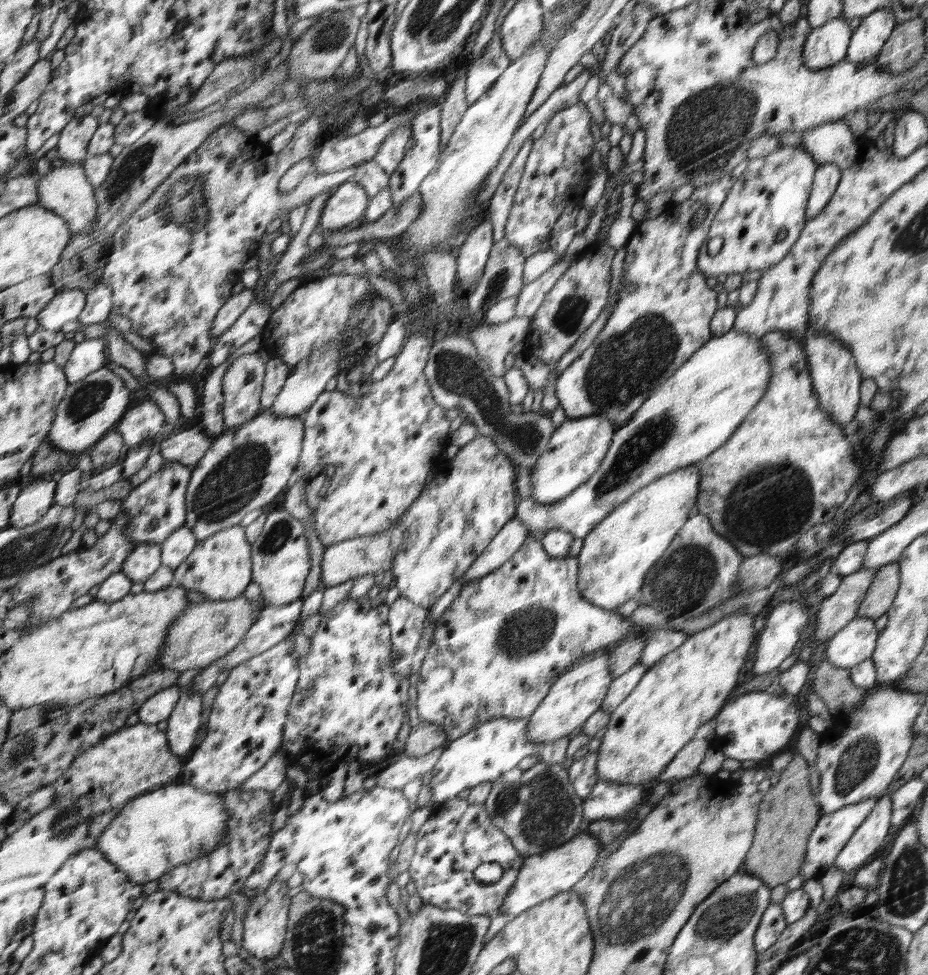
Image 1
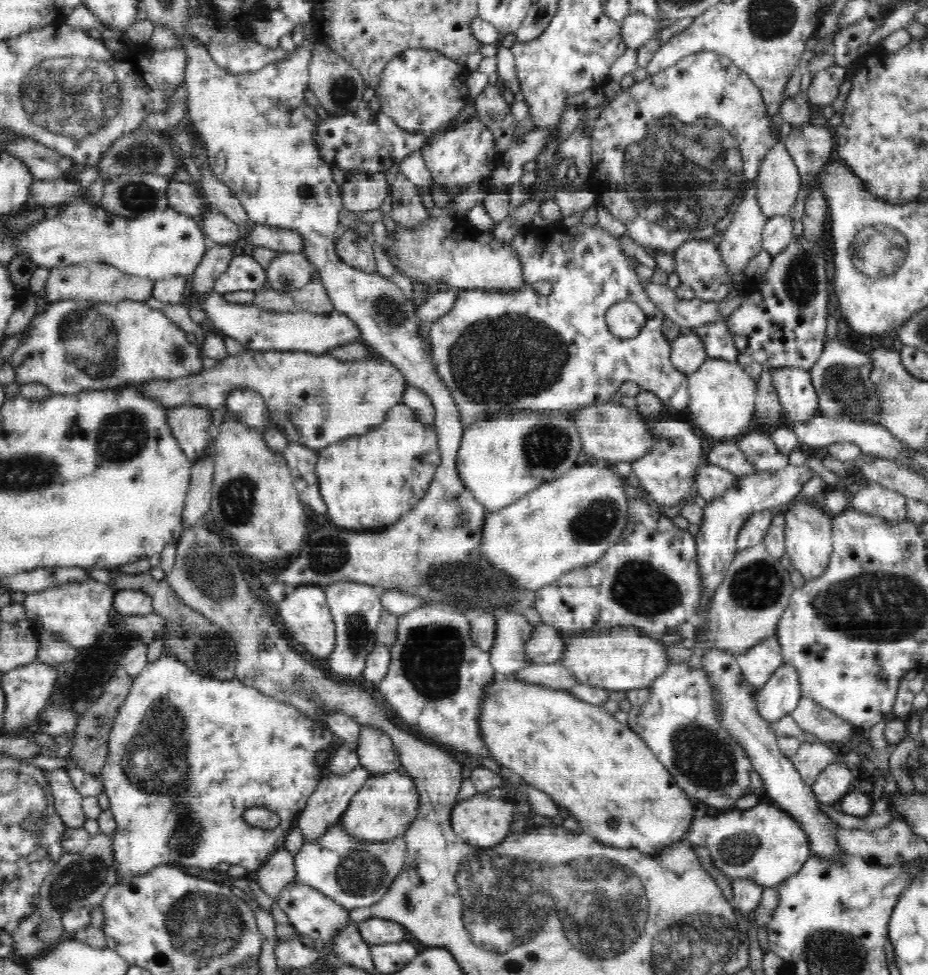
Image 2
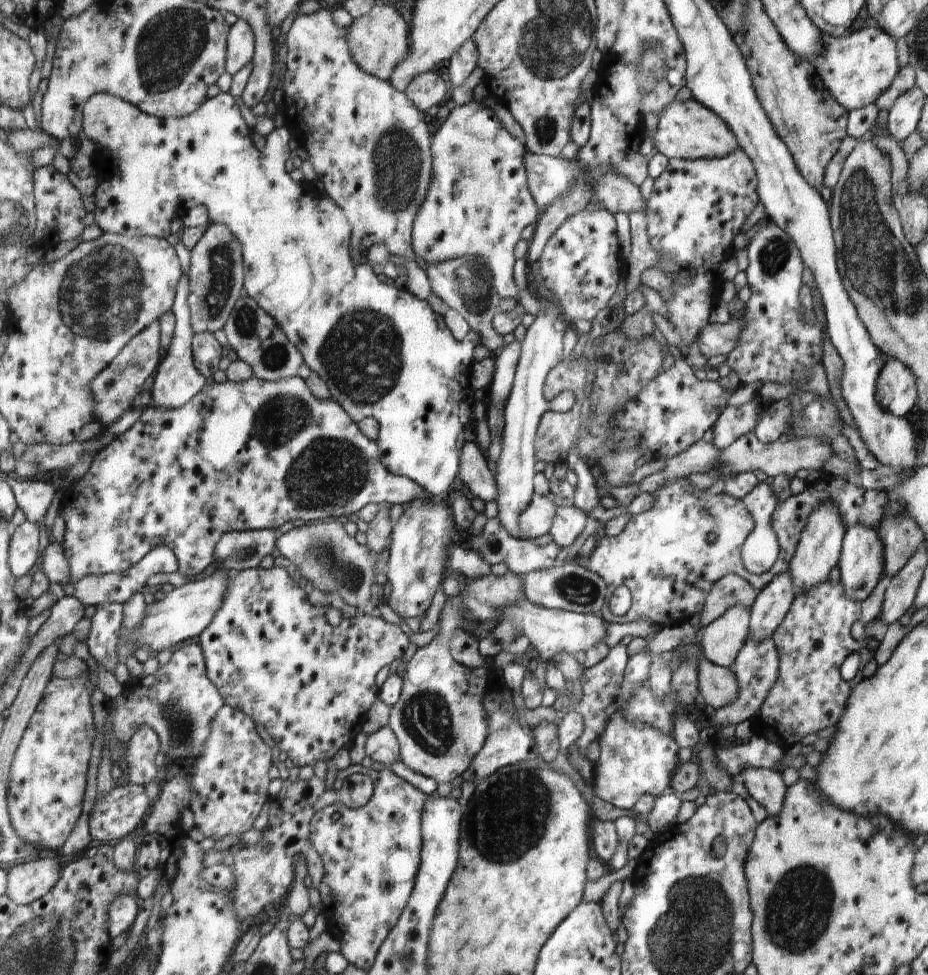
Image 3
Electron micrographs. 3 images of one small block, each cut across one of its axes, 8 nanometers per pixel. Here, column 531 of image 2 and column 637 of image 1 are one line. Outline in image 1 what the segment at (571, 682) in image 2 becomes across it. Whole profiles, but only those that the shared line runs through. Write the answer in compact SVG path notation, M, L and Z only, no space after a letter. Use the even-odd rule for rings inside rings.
M639 663L636 666L632 666L625 674L614 678L600 709L604 710L606 715L612 715L614 709L632 693L632 690L639 684L642 676L648 670L648 667Z

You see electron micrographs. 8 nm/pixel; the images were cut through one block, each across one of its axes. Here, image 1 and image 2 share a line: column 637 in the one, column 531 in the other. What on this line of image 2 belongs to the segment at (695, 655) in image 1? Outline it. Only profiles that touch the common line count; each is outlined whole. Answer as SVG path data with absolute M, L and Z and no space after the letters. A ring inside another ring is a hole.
M514 675L505 676L504 680L498 680L494 688L490 688L490 696L486 696L486 712L481 712L482 736L486 736L486 747L489 748L490 755L503 767L510 768L517 778L523 779L525 783L536 786L538 790L546 793L559 808L566 808L569 816L573 816L581 830L586 835L591 836L596 843L602 843L603 846L616 846L616 848L636 848L643 855L650 855L656 858L660 855L660 850L668 850L676 847L685 839L685 836L692 830L694 820L694 806L690 804L692 798L688 798L682 791L682 788L674 786L675 780L666 767L656 758L656 755L647 747L647 744L640 739L628 724L621 724L616 721L612 715L606 713L600 705L590 705L570 695L569 691L552 690L538 685L526 685L522 681L516 681Z

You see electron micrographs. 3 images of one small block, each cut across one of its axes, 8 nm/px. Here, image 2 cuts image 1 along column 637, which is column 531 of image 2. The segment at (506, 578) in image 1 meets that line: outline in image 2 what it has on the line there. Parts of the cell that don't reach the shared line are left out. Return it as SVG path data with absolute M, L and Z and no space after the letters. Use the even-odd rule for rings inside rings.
M503 611L496 617L496 634L492 650L489 651L490 663L498 680L515 674L528 666L524 656L526 641L532 636L534 626L528 623L522 612Z

